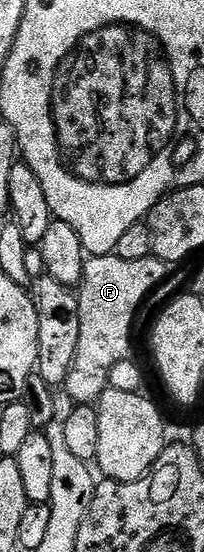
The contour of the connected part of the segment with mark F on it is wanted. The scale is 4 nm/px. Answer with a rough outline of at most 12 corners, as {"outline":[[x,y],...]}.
{"outline":[[89,256],[80,345],[64,390],[94,405],[131,358],[138,306],[162,259]]}

